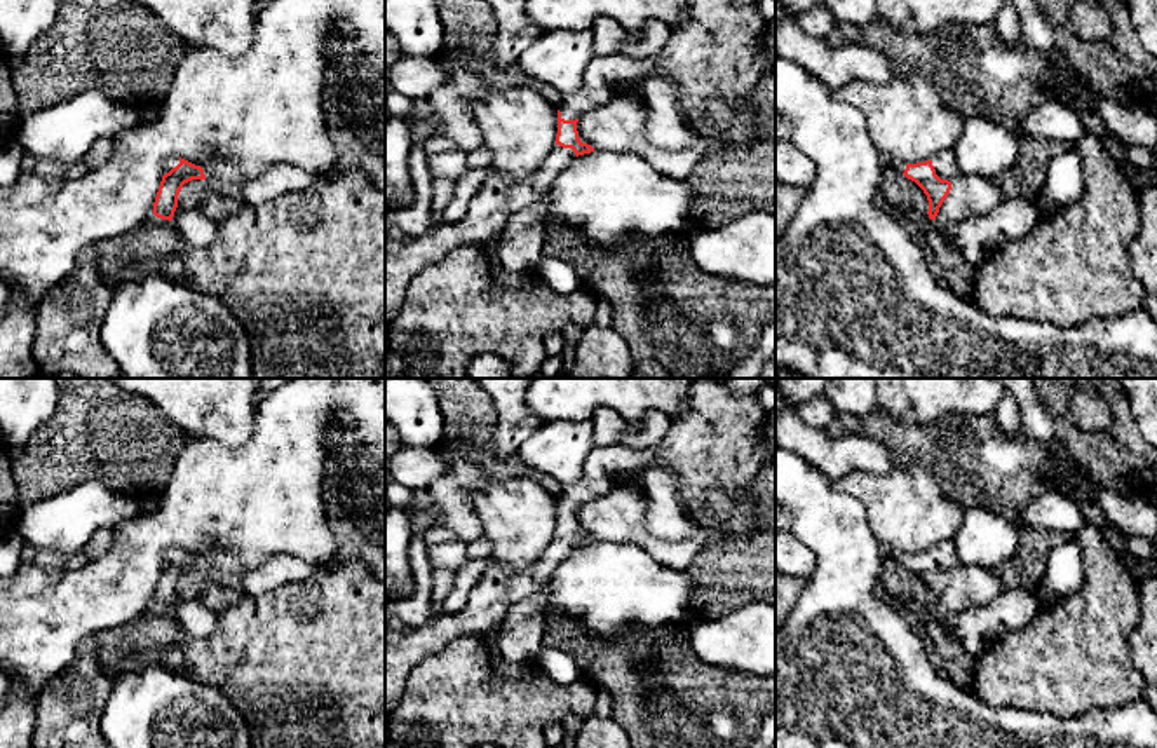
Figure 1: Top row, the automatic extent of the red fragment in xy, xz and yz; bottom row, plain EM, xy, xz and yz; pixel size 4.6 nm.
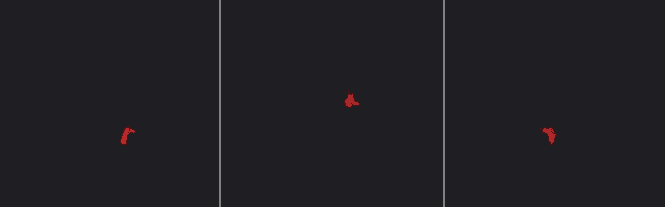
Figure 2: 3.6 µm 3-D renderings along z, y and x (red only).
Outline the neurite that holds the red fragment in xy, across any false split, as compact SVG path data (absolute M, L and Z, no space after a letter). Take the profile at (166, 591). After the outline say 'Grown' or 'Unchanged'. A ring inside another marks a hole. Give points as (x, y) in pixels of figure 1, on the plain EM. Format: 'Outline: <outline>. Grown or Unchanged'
Outline: M169 547L162 554L162 572L153 593L153 605L162 610L173 610L178 598L178 586L185 574L206 570L204 560L181 547Z. Grown

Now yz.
Outline: M944 541L937 544L932 551L904 554L892 549L883 551L885 556L903 563L908 570L915 572L929 591L929 609L936 610L941 595L951 581L951 572L960 567L955 544Z. Grown

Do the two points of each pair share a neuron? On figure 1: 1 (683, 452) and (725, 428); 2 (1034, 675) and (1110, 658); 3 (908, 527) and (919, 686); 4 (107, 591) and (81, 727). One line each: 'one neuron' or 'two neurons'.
1: one neuron
2: one neuron
3: two neurons
4: two neurons

